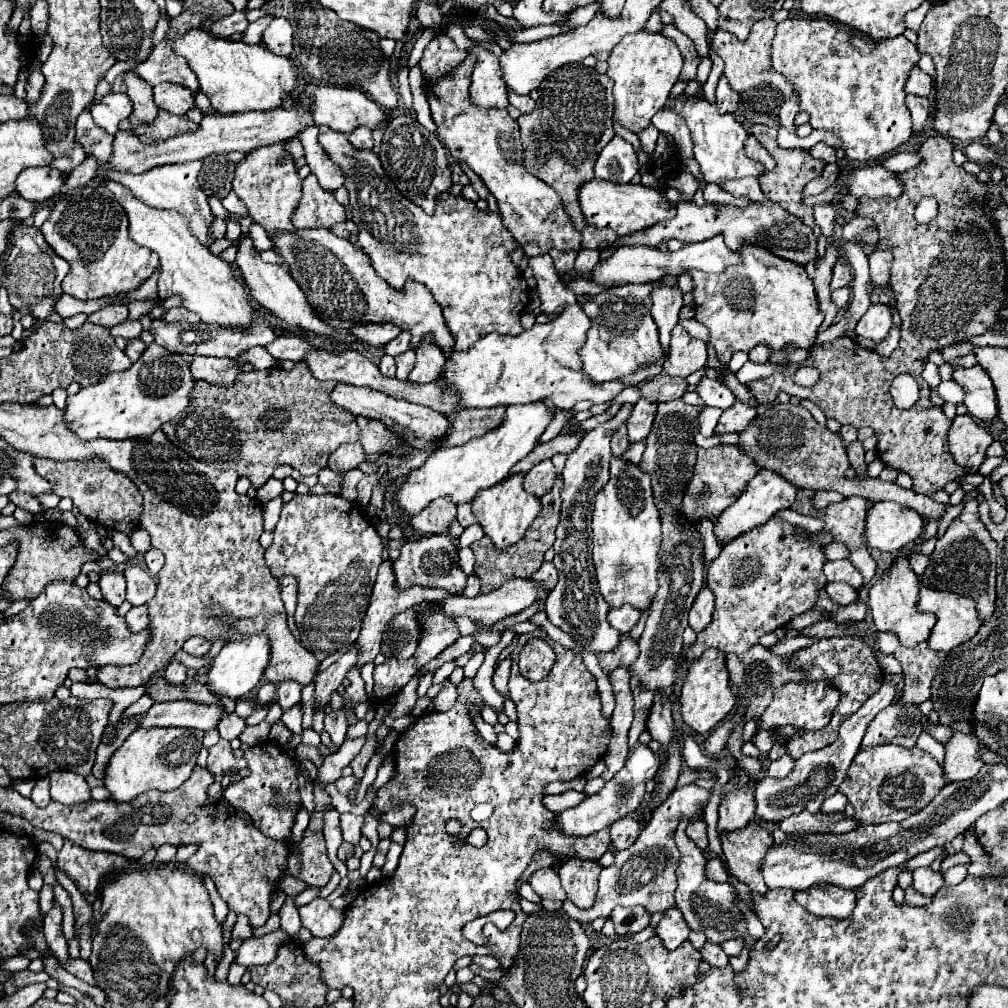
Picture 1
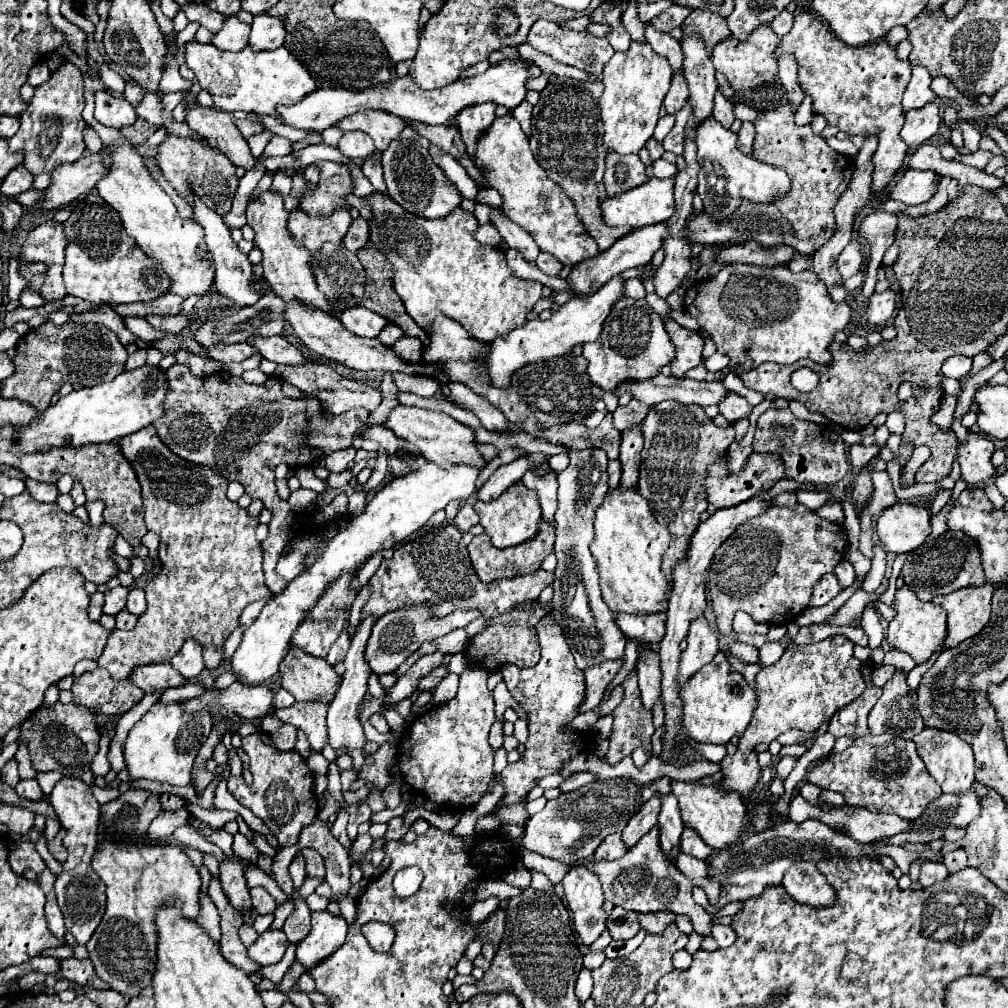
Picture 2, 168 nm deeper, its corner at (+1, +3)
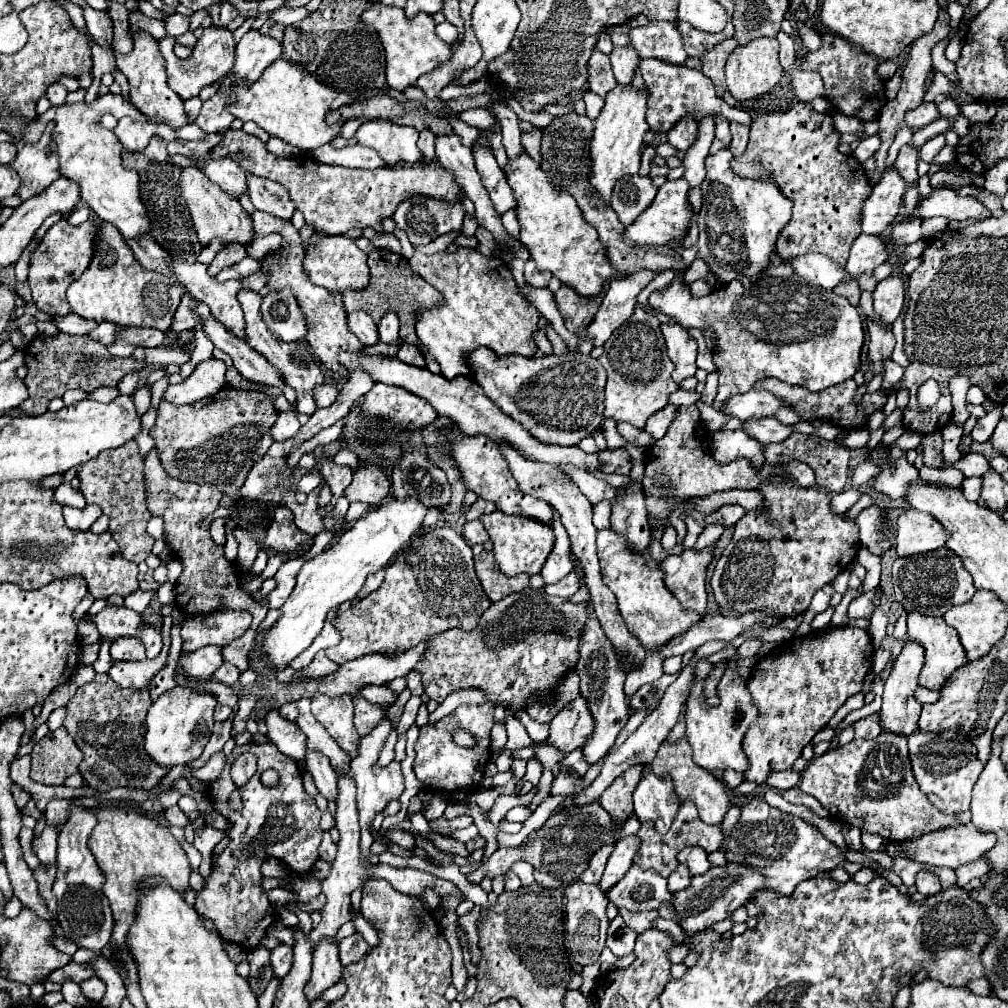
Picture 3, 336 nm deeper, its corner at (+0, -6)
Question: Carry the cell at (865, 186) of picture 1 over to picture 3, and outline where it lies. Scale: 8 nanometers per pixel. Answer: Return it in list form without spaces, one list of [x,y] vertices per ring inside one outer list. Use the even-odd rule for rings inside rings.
[[[932,189],[932,197],[920,201],[918,217],[946,217],[952,221],[976,219],[984,221],[992,213],[984,207],[982,201],[974,197],[962,197],[952,189]]]

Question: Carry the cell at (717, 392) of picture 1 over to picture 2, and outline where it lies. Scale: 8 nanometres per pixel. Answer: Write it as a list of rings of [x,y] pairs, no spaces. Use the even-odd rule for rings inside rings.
[[[737,392],[725,394],[725,398],[717,404],[717,408],[719,408],[719,412],[721,412],[727,420],[731,420],[731,422],[737,422],[739,418],[751,414],[751,406],[749,406],[747,400],[745,400],[743,396],[739,396]]]

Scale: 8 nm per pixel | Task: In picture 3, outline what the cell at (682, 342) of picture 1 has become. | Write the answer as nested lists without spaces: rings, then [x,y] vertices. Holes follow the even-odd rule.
[[[662,323],[660,331],[666,341],[666,351],[670,361],[676,365],[672,379],[680,383],[686,377],[692,377],[696,373],[696,341],[690,337],[686,329],[682,329],[678,323]]]

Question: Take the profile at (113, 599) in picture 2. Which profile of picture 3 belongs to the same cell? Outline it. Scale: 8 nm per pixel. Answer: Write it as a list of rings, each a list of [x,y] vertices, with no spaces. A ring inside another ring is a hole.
[[[104,607],[94,617],[94,623],[102,635],[102,641],[114,643],[114,639],[120,637],[138,637],[142,617],[128,607]]]

